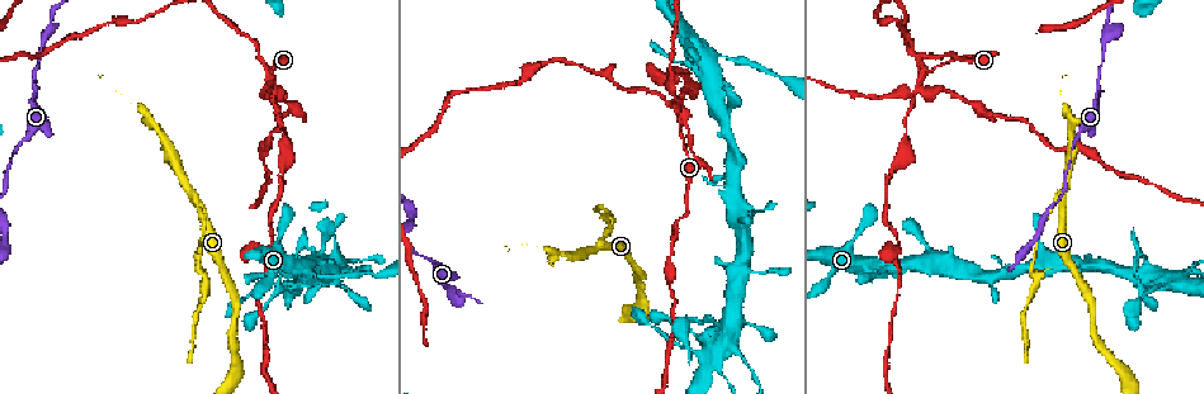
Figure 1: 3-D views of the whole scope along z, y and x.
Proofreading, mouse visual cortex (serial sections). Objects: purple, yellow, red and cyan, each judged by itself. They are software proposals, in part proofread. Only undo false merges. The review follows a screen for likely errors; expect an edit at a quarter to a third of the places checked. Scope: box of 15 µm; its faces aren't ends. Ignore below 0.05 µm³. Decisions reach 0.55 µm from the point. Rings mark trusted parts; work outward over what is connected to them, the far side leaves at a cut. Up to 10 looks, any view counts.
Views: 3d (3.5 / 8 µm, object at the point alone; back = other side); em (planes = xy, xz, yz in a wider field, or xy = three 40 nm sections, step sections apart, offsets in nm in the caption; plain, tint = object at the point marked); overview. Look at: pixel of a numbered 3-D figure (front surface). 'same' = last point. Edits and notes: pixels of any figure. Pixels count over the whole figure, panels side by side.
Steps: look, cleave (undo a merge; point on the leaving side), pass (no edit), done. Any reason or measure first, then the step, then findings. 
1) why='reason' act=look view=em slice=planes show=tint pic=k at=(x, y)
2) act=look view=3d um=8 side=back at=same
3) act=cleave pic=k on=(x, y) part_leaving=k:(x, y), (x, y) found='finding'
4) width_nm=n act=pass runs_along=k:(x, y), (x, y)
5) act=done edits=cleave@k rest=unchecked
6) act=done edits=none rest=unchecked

why='sudden change in width' act=look view=3d um=8 pic=1 at=(1076, 141)

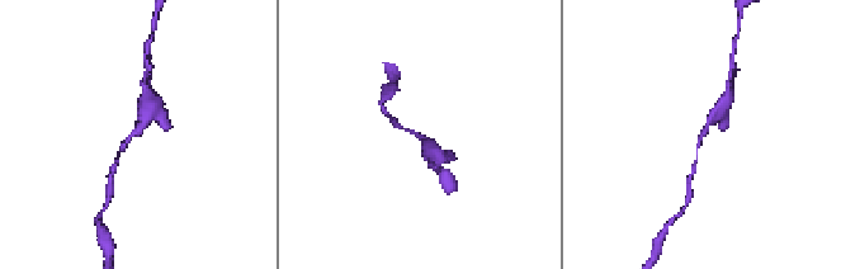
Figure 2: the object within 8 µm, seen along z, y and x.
act=look view=3d um=3.5 pic=2 at=(703, 134)

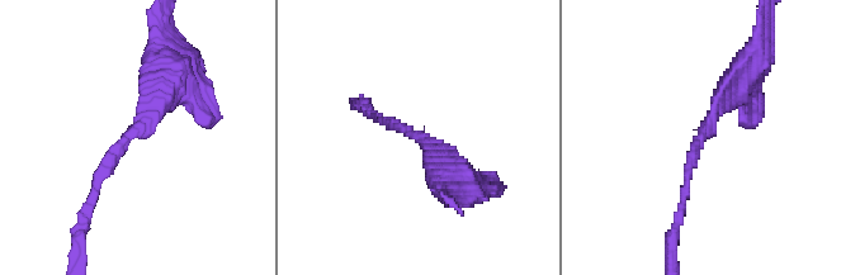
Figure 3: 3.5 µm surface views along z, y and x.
arm_widths_nm=150,400 act=pass runs_along=3:(168, 66), (93, 194) found='continuous, no second cell'

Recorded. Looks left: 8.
why='three arms meet' act=look view=3d um=3.5 pic=1 at=(604, 242)

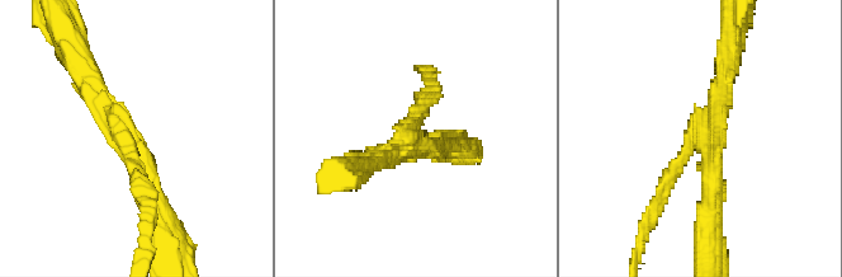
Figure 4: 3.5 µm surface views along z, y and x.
arms=3 arm_widths_nm=200,250,300 act=look view=em slice=xy step=5 show=tint pic=4 at=(413, 145)

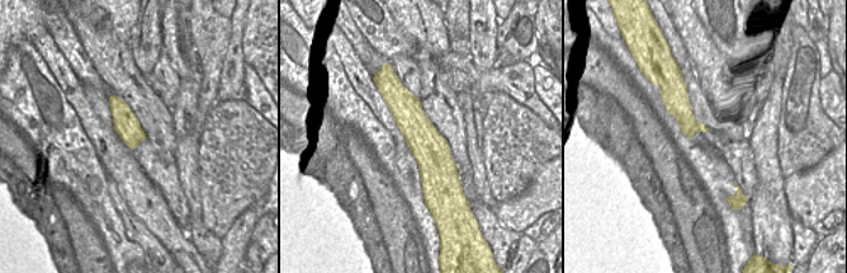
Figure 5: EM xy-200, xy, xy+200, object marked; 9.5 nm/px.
act=cleave pic=4 on=(667, 186) part_leaving=4:(693, 142), (666, 182), (641, 244) found='two cells meet here'

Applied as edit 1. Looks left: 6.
act=look view=overview

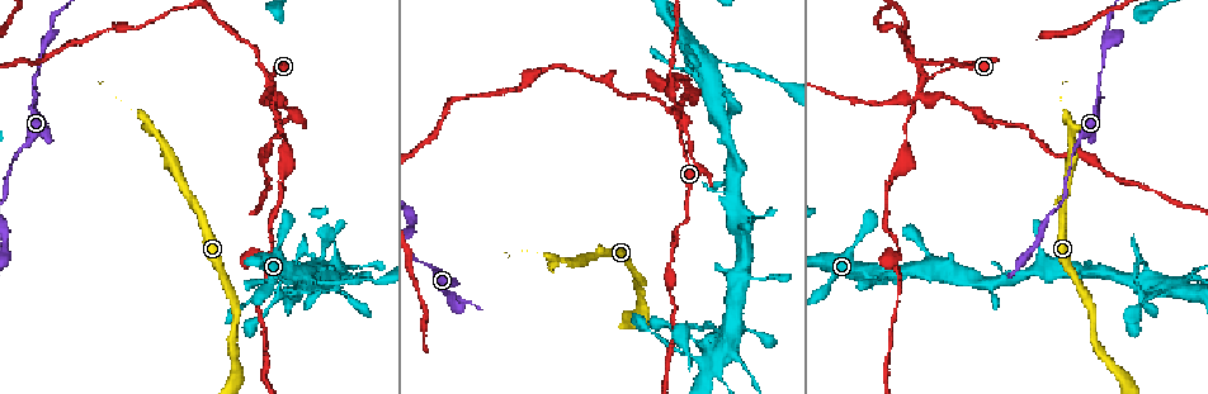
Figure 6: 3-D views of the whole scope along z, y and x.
why='thick turns thin' act=look view=3d um=8 pic=6 at=(1164, 291)

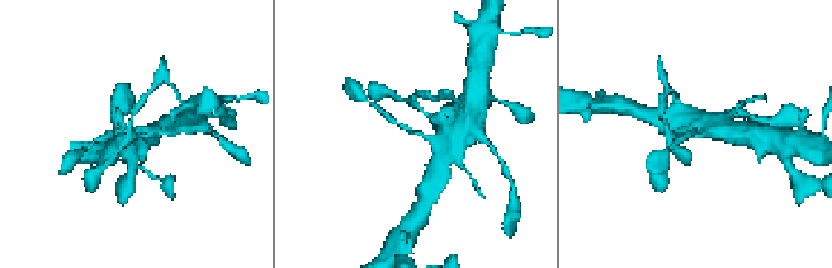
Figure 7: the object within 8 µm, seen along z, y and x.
act=look view=3d um=3.5 pic=7 at=(419, 135)

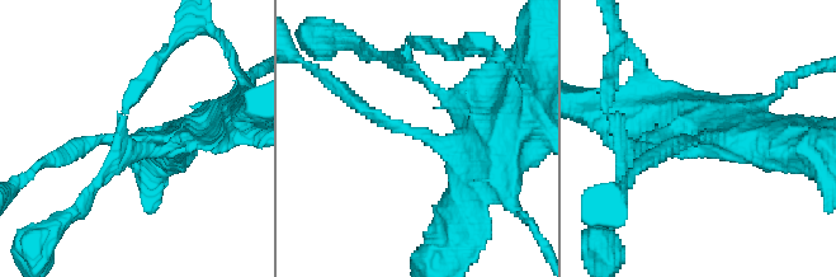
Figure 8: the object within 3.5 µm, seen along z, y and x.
act=look view=em slice=xy step=5 show=tint pic=8 at=(137, 135)

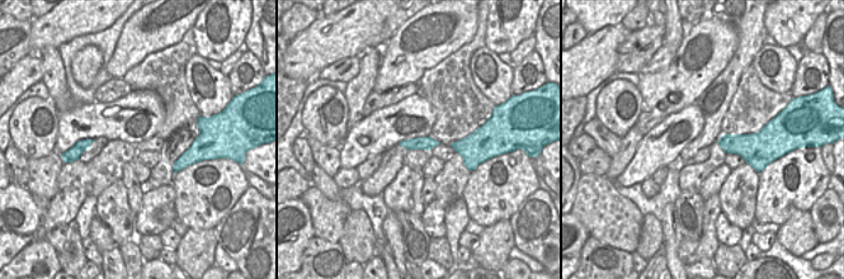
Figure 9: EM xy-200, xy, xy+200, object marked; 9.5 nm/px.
act=pass found='one cell here'

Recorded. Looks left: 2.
why='calibre changes' act=look view=3d um=8 pic=6 at=(727, 64)

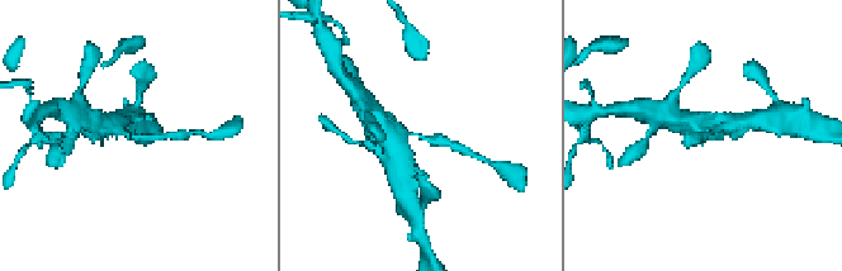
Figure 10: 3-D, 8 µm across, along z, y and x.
why='closer look' act=look view=3d um=3.5 side=back pic=10 at=(136, 135)

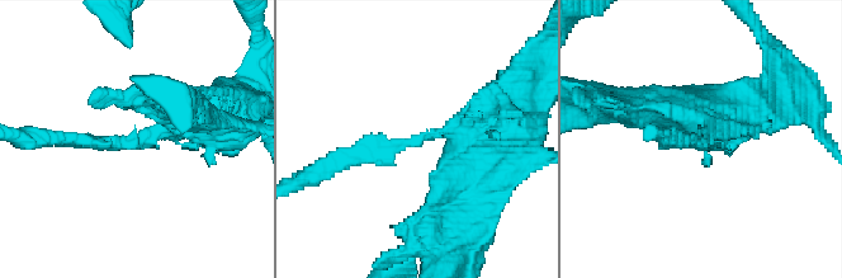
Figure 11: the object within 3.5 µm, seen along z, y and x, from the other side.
arm_widths_nm=150,450 act=pass found='continuous, no second cell'

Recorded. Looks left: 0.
act=done edits=cleave@4 rest=unchecked

